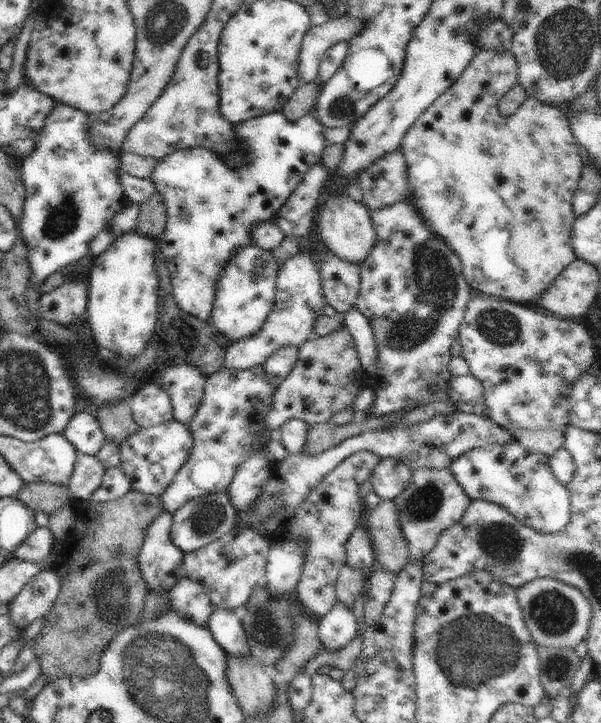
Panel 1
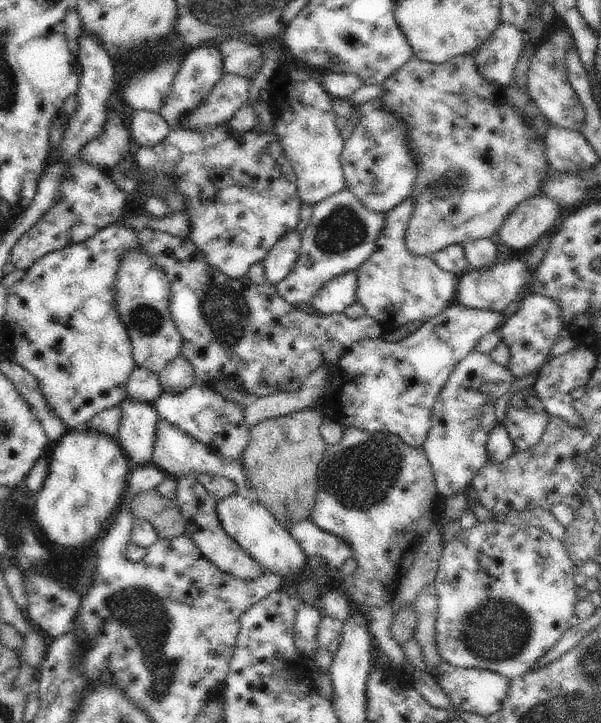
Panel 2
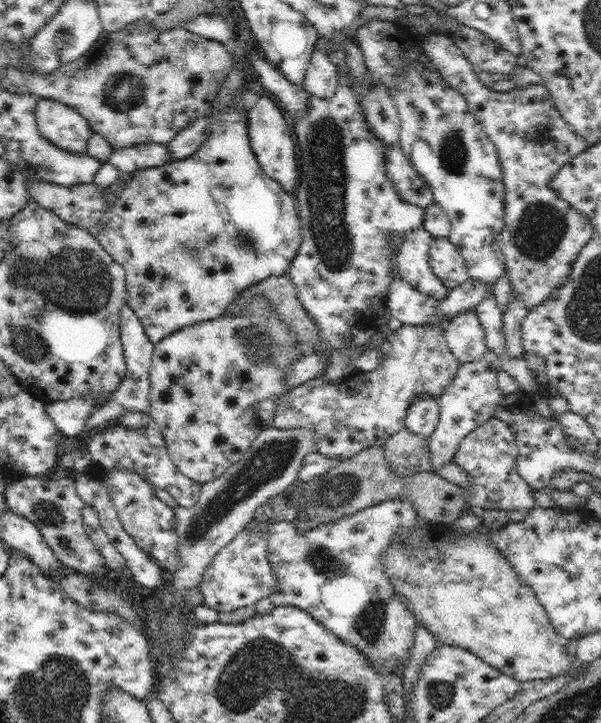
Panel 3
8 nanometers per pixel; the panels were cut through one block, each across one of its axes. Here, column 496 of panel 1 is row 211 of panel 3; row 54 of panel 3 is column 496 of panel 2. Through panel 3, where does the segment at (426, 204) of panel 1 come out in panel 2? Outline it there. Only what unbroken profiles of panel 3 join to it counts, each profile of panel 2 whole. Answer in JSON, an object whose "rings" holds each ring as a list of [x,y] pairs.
{"rings":[[[532,197],[520,203],[501,224],[495,236],[514,252],[532,248],[540,239],[549,236],[554,220],[560,214],[560,205],[550,197]]]}

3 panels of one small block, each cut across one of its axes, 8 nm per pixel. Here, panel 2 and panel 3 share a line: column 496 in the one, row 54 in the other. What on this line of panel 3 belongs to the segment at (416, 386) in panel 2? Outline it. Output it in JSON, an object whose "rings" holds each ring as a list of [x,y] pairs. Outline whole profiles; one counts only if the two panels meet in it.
{"rings":[[[314,48],[305,72],[303,87],[314,97],[332,98],[338,88],[338,67],[326,51]]]}

